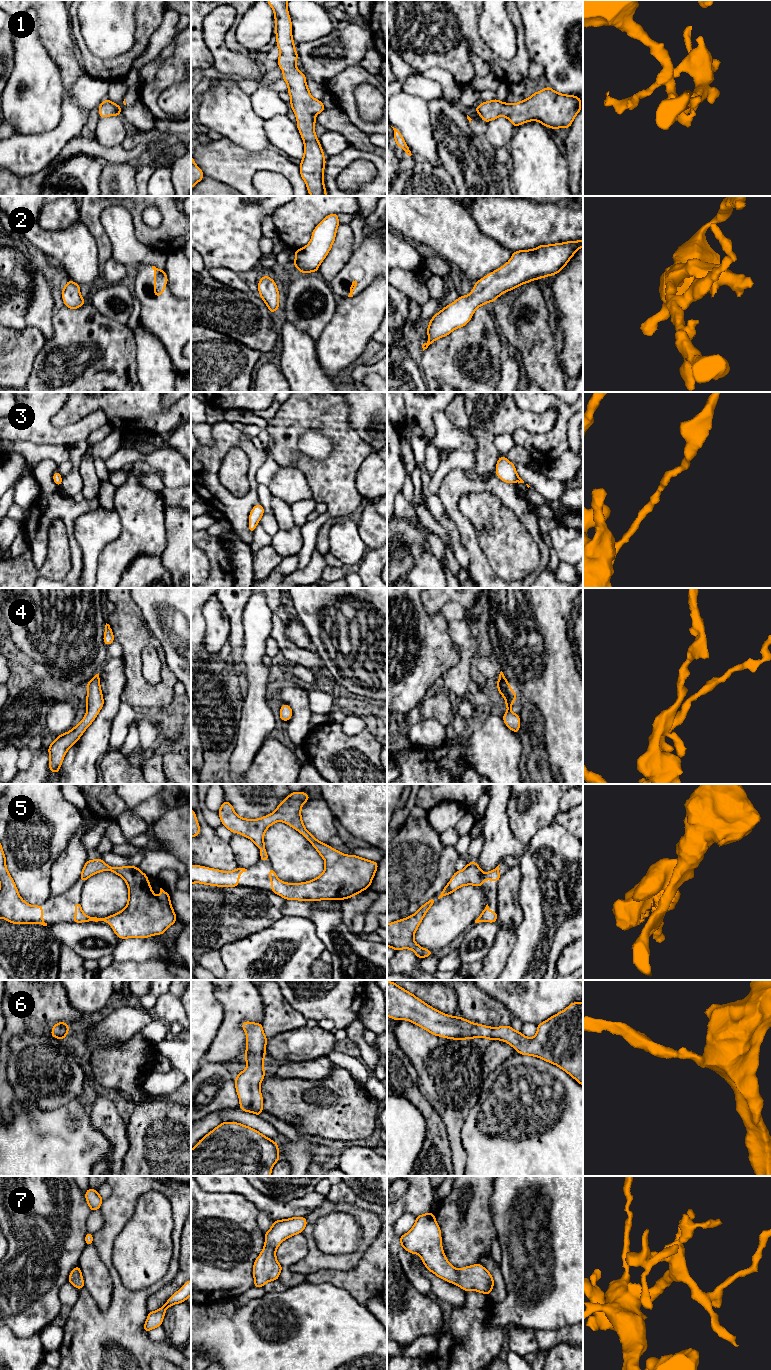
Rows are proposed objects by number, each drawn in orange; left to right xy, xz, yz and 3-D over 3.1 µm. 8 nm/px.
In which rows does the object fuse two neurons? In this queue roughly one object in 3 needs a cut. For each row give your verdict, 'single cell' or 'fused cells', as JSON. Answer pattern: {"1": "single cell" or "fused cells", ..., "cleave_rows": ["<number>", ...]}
{"1": "single cell", "2": "single cell", "3": "fused cells", "4": "single cell", "5": "single cell", "6": "single cell", "7": "single cell", "cleave_rows": ["3"]}

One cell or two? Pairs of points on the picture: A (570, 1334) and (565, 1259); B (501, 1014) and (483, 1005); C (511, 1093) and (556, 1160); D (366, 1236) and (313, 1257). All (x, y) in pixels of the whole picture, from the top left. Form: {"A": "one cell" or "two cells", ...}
{"A": "two cells", "B": "one cell", "C": "one cell", "D": "one cell"}

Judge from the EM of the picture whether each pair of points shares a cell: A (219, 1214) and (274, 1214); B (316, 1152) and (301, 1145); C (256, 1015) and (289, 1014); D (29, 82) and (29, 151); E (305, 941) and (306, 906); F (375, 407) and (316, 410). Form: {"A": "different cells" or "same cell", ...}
{"A": "different cells", "B": "different cells", "C": "different cells", "D": "different cells", "E": "different cells", "F": "different cells"}

